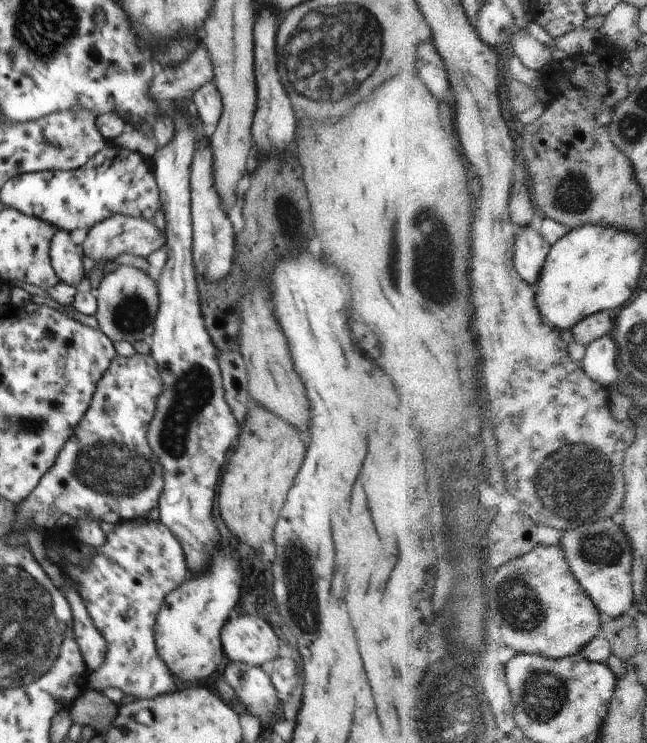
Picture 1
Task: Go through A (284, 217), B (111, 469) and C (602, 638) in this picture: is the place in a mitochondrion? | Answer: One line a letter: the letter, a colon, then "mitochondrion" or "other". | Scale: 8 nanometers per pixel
A: mitochondrion
B: mitochondrion
C: other

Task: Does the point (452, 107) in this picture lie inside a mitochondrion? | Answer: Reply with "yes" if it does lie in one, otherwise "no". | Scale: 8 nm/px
no

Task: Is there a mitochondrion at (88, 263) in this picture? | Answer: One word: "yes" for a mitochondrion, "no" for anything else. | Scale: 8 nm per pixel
no

